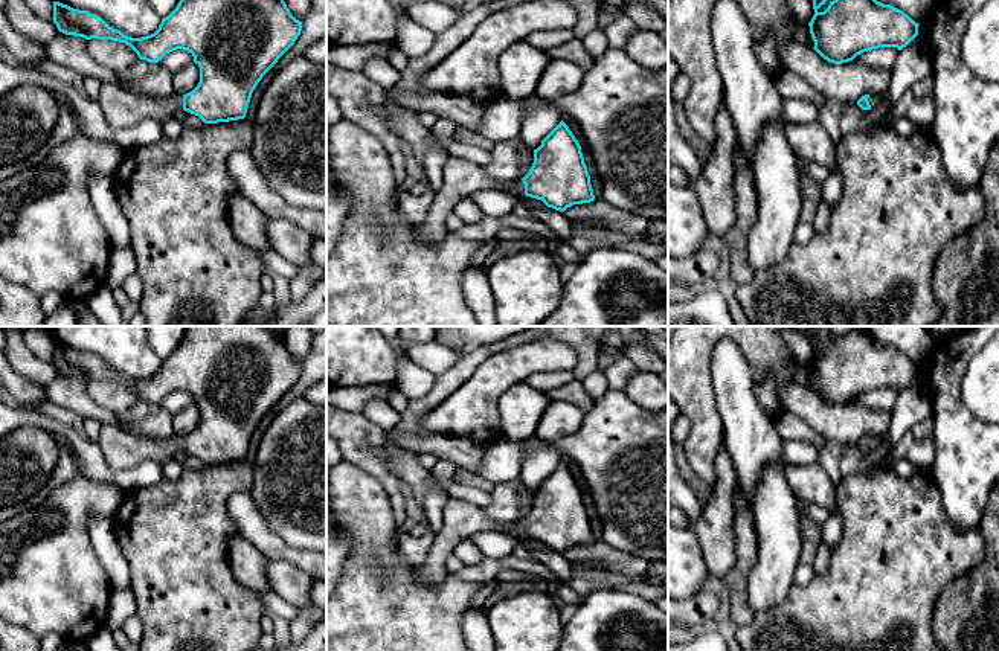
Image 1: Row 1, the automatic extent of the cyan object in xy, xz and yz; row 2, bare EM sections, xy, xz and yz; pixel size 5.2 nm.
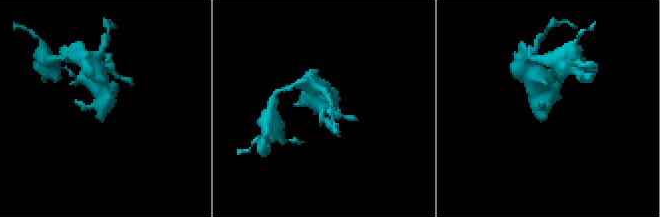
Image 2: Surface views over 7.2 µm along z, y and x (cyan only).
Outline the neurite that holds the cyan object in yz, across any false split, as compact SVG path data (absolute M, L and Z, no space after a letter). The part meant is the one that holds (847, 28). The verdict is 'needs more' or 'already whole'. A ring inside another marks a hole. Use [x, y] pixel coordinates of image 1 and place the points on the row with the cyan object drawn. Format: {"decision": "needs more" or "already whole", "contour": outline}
{"decision": "already whole", "contour": "M813 0L814 15L808 26L814 41L813 49L828 63L848 63L857 55L879 47L901 50L918 35L920 24L891 5L877 0L833 0L824 12L819 12L818 9L825 2Z"}

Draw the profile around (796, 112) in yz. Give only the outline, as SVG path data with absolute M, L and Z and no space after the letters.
M782 99L781 122L782 123L810 123L818 120L818 107L805 99Z

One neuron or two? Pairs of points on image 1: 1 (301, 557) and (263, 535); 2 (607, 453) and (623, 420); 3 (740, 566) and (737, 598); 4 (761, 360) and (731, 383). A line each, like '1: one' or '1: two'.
1: one
2: one
3: one
4: two

